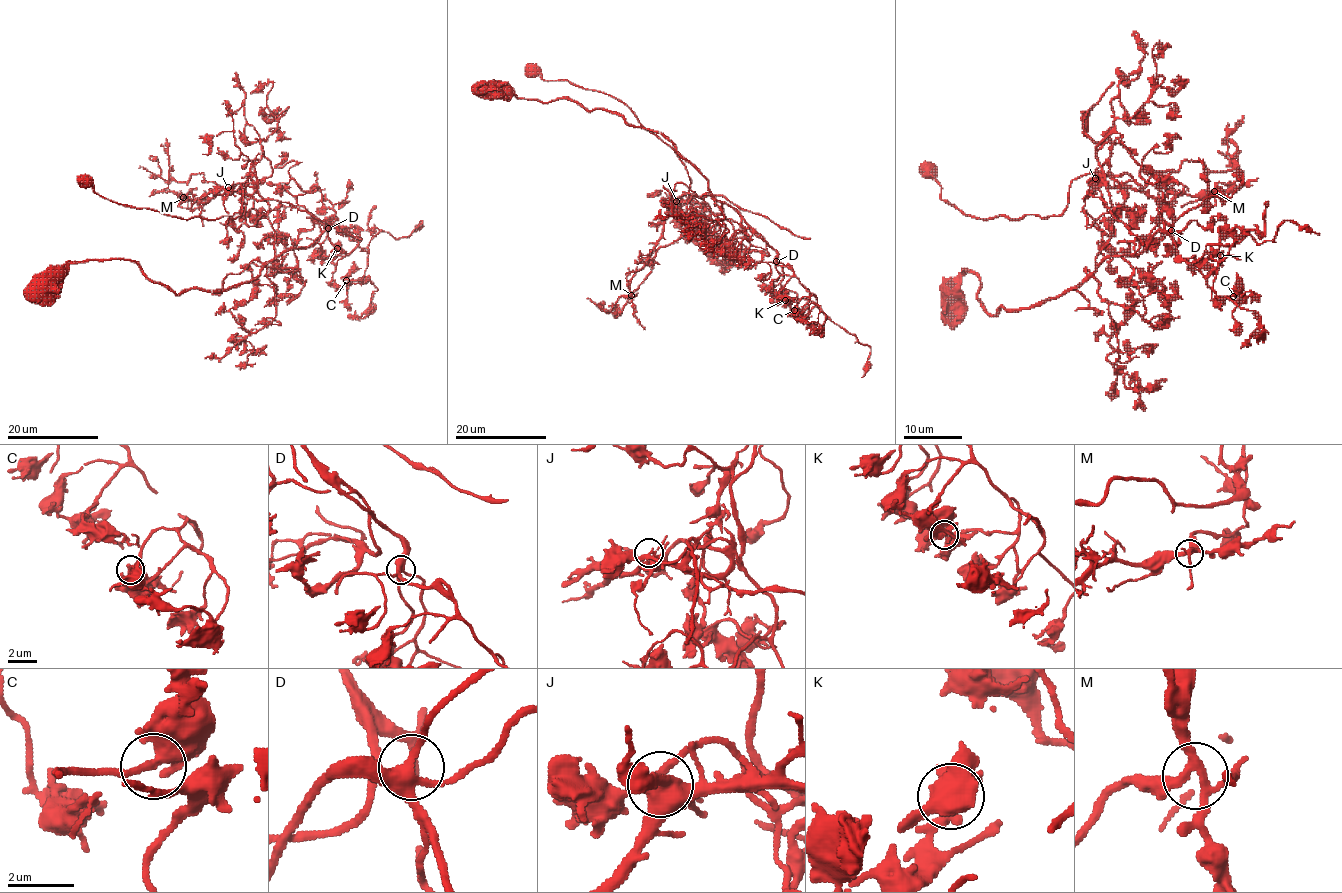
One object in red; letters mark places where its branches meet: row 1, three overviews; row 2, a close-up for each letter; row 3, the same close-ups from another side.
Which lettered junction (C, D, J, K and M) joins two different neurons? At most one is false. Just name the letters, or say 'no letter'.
J

